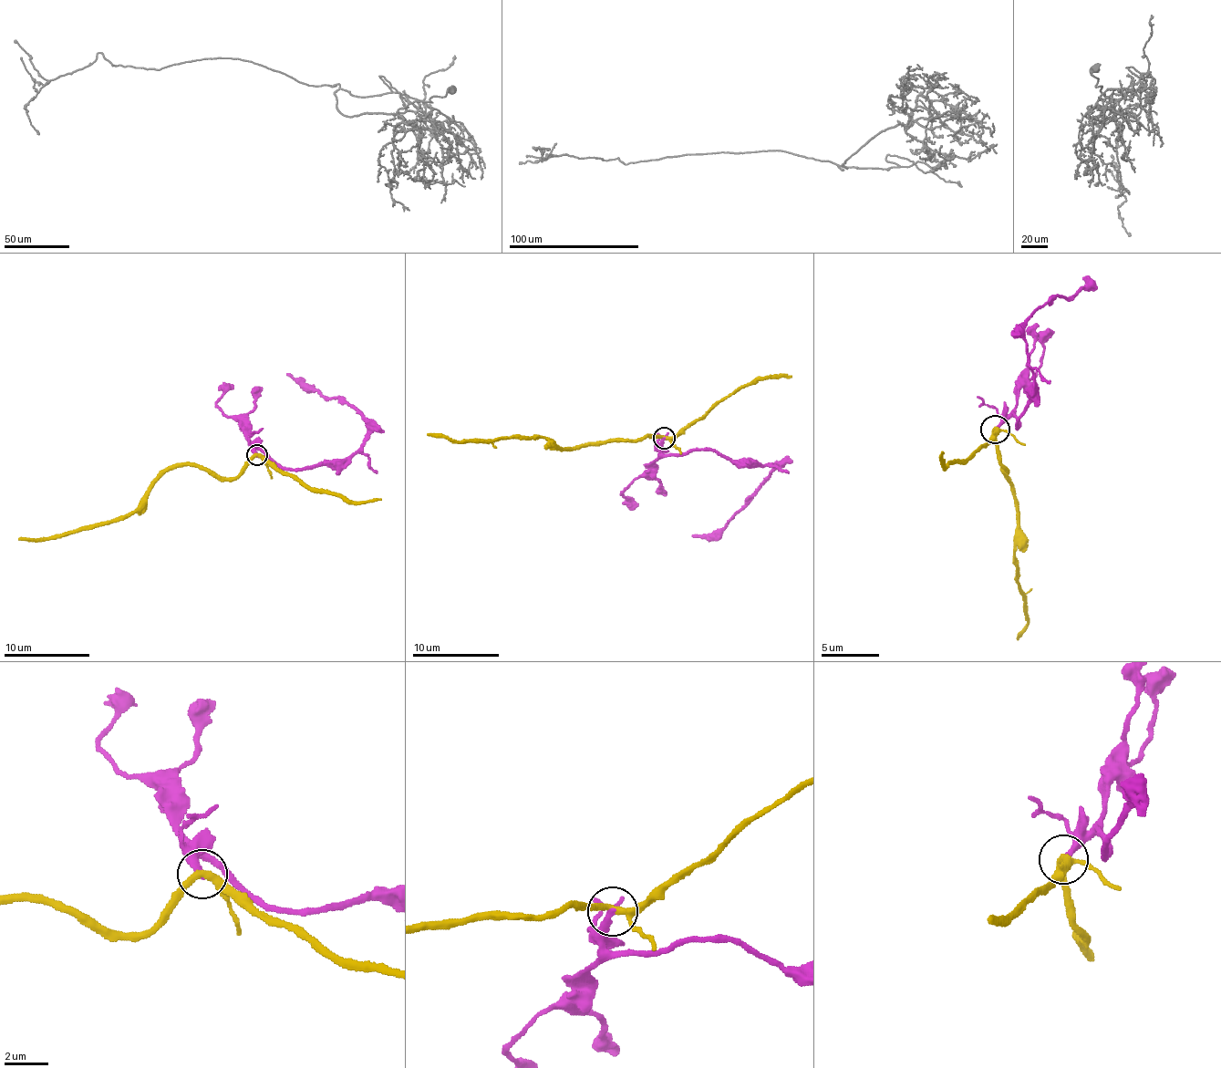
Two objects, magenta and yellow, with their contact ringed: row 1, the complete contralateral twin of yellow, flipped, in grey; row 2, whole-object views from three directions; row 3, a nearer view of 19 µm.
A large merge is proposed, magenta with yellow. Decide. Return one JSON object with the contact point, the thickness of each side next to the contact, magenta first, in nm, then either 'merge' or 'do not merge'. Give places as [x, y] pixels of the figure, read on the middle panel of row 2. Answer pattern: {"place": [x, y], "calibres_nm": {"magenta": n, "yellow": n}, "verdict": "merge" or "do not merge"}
{"place": [664, 438], "calibres_nm": {"magenta": 280, "yellow": 260}, "verdict": "do not merge"}

